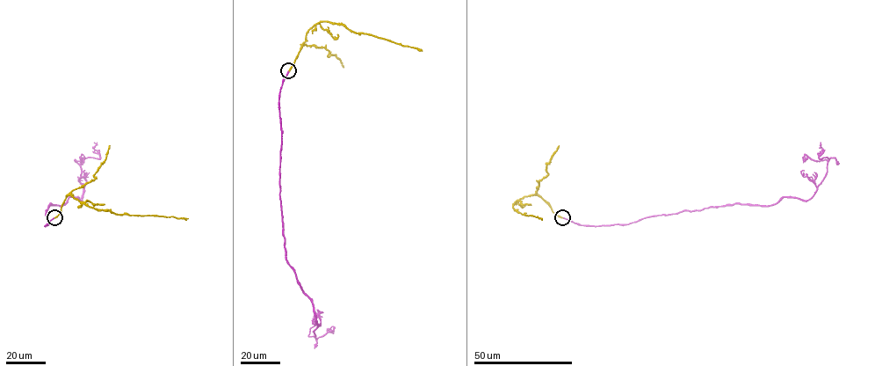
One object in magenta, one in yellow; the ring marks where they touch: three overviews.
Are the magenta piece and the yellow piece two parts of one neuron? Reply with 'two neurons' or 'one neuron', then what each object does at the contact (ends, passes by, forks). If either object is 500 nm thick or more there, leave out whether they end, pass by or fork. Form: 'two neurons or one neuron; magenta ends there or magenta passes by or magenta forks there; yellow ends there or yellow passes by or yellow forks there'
one neuron; magenta ends there; yellow ends there

